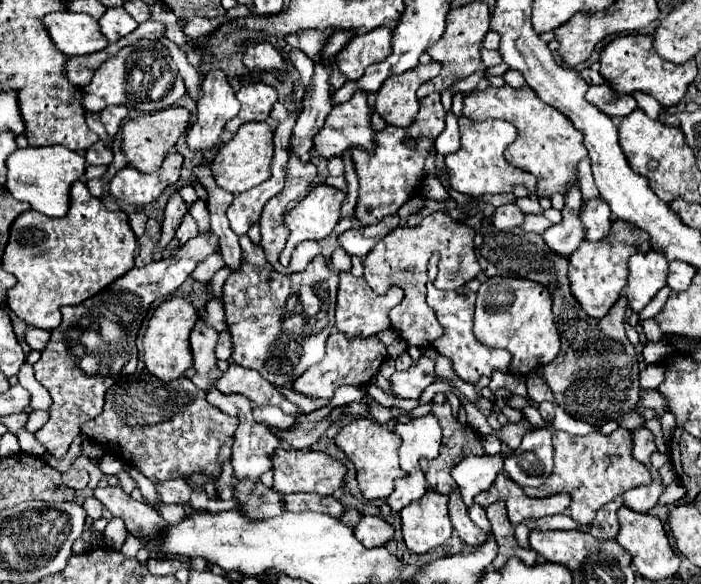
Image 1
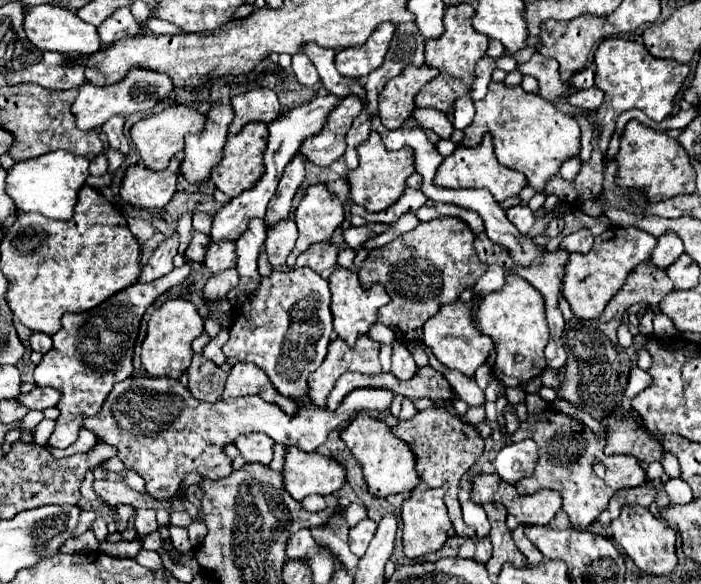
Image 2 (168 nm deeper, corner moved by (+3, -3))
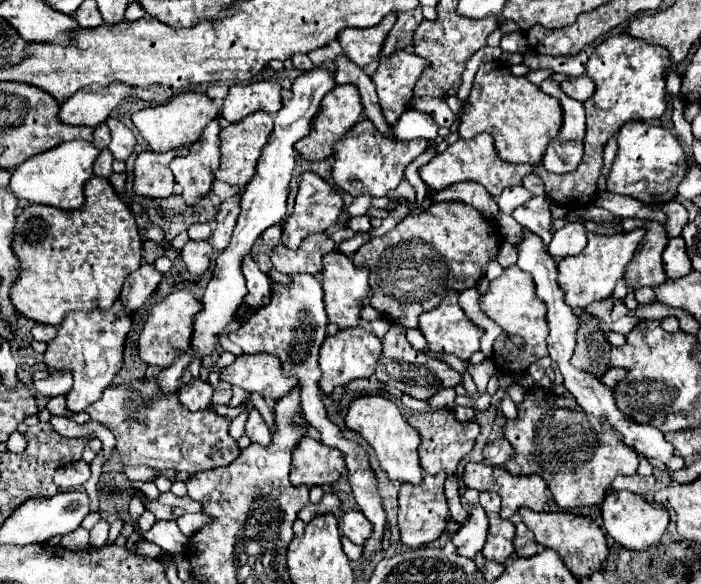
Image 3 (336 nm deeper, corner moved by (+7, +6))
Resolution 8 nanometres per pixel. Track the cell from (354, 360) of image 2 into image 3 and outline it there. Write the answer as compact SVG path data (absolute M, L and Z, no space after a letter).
M356 327L352 331L338 331L336 335L328 335L328 339L324 339L324 347L320 347L320 369L322 369L322 379L318 383L320 389L326 395L332 395L336 387L346 387L354 379L374 375L380 351L382 351L380 339L366 327Z

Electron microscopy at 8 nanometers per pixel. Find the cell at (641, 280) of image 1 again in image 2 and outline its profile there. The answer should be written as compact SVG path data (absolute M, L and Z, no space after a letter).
M666 232L658 238L658 244L650 256L650 262L656 268L666 270L682 252L684 252L684 246L682 246L682 240L676 236L676 232Z

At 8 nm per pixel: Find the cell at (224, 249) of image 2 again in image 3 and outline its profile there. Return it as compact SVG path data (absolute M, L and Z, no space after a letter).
M240 191L222 201L220 211L216 215L216 229L212 233L214 251L224 251L228 247L228 239L236 227L236 219L240 215Z

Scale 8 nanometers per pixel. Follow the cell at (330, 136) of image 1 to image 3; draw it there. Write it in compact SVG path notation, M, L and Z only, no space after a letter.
M338 85L334 87L324 99L322 99L322 105L320 105L320 113L318 117L314 119L314 125L312 125L312 131L308 137L300 139L296 143L296 151L308 159L308 161L324 161L328 157L332 157L332 147L334 143L360 119L362 115L362 103L360 103L360 95L356 91L356 87L352 85Z

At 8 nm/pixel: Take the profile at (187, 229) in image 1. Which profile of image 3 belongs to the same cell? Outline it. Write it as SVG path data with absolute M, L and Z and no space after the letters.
M188 241L182 249L182 261L186 263L186 269L200 277L210 269L210 257L212 257L212 245L208 241Z

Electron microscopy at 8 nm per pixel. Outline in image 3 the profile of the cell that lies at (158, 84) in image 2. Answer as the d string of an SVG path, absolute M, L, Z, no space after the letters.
M120 83L108 87L82 87L60 107L58 119L66 125L98 127L108 119L110 111L128 97L128 93L130 87L120 87Z

